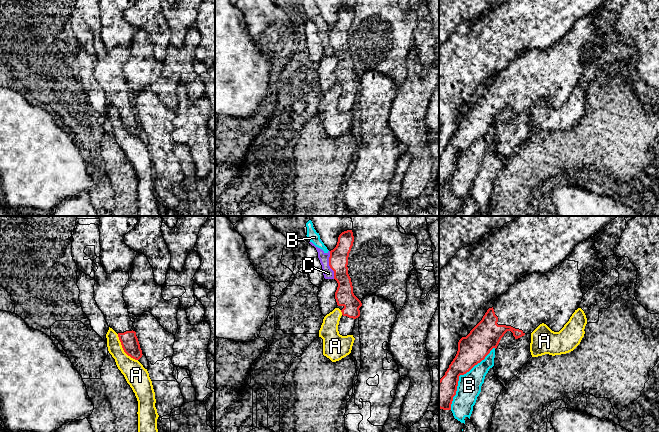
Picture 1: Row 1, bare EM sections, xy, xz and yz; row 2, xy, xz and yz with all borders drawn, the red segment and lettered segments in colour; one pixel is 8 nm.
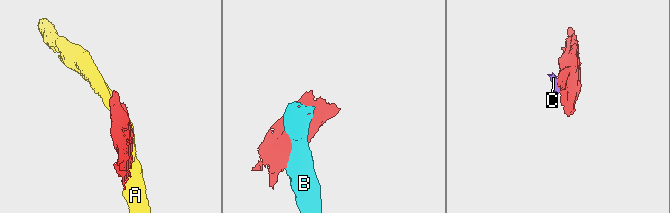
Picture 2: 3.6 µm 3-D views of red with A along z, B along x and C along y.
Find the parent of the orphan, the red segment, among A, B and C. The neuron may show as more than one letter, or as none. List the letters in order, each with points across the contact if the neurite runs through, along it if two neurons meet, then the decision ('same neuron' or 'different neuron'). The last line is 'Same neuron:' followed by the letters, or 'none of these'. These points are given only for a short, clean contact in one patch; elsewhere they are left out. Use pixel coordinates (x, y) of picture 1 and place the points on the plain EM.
A: different neuron
B: different neuron
C: along xz (329, 27), (329, 43), (333, 47), (334, 54) | different neuron
Same neuron: none of these

